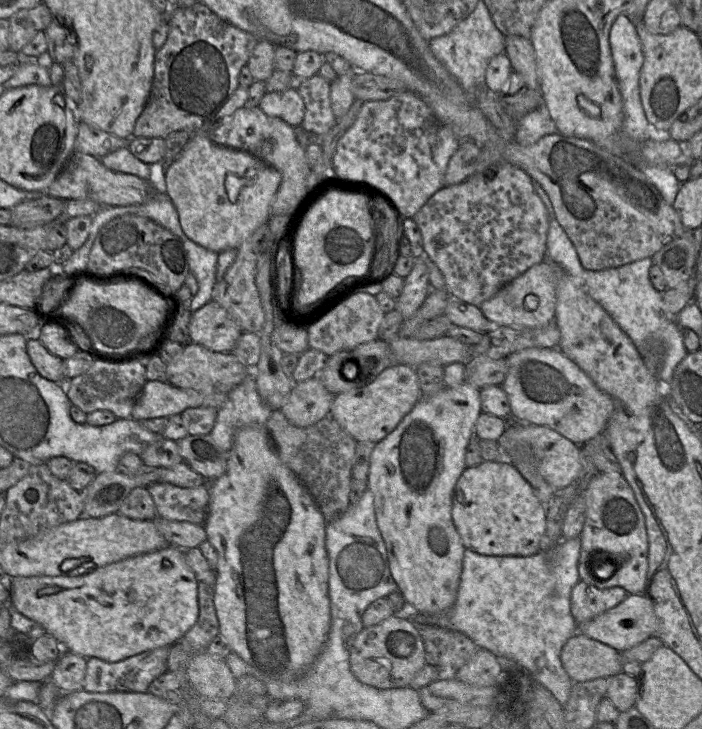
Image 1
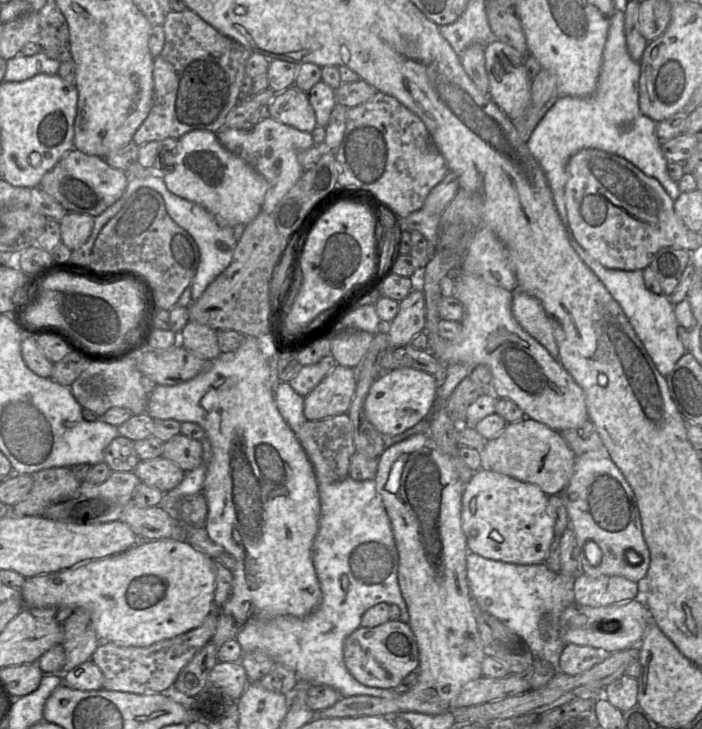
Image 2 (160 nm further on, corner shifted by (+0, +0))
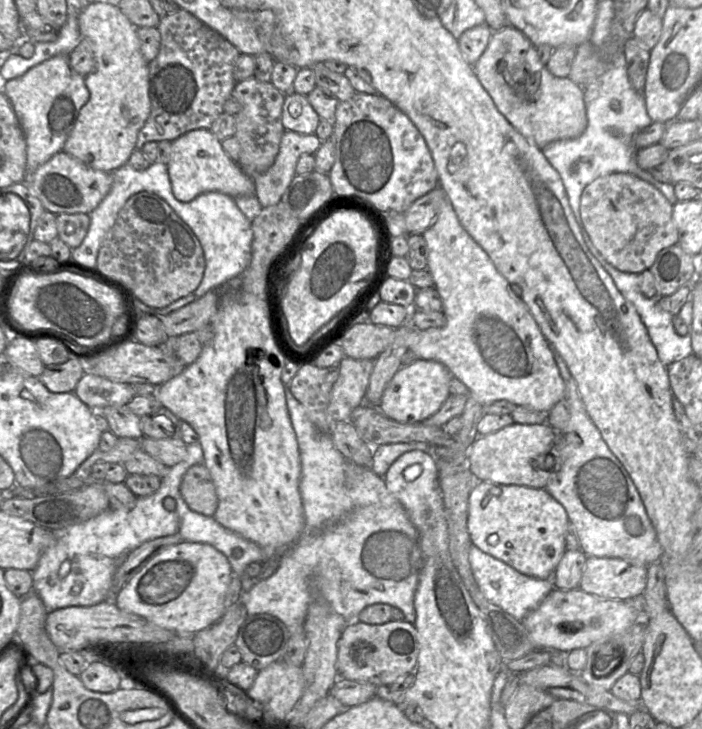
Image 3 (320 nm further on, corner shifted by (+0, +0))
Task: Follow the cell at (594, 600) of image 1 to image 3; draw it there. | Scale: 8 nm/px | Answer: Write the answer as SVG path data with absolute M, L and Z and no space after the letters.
M587 556L579 589L601 598L631 600L641 596L647 583L647 566L634 565L621 558Z

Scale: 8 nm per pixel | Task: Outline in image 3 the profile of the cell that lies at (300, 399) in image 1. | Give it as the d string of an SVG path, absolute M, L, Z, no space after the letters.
M344 357L339 362L339 375L332 387L327 408L335 422L349 421L352 411L365 403L373 366L374 360L371 359Z

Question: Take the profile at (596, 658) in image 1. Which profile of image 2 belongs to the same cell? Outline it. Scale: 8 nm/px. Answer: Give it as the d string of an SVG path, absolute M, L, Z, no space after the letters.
M564 644L559 670L568 675L577 675L603 661L605 654L592 646Z

